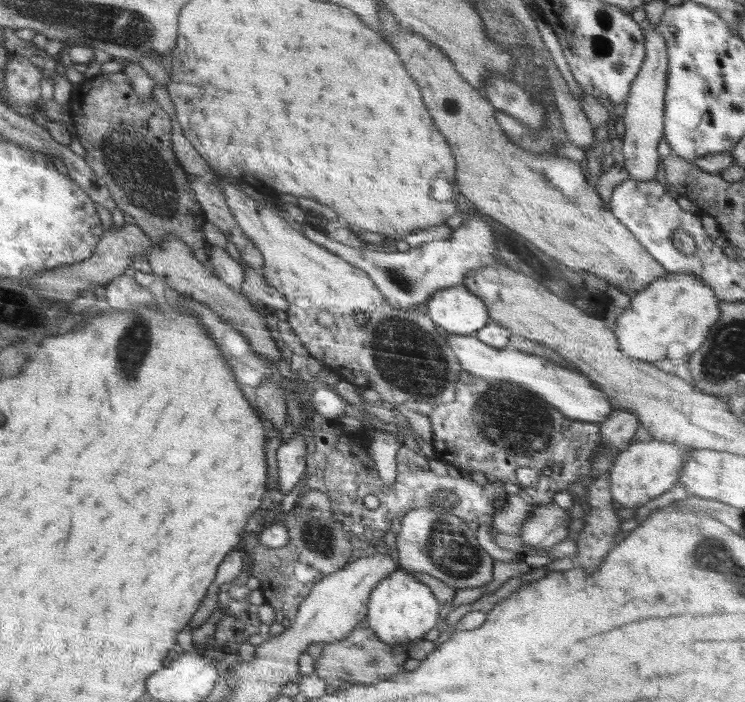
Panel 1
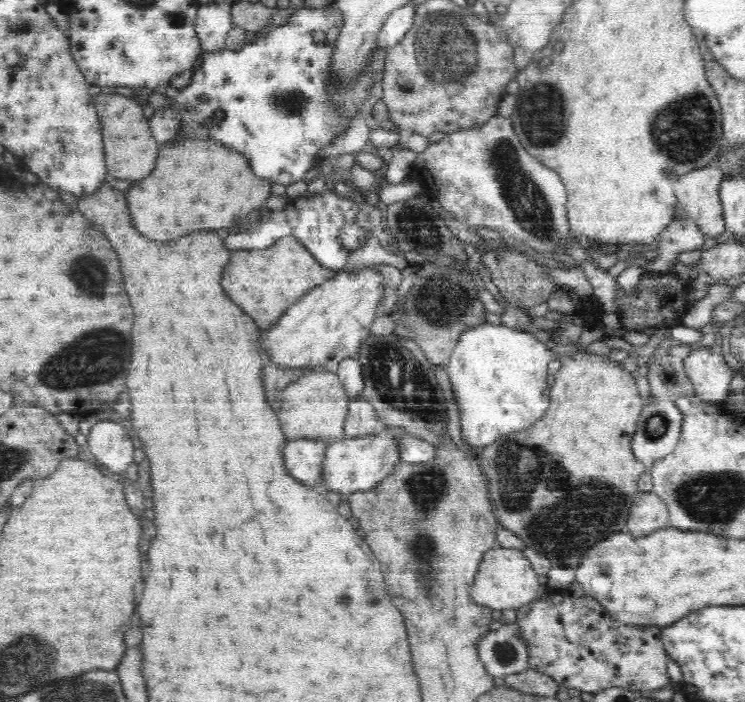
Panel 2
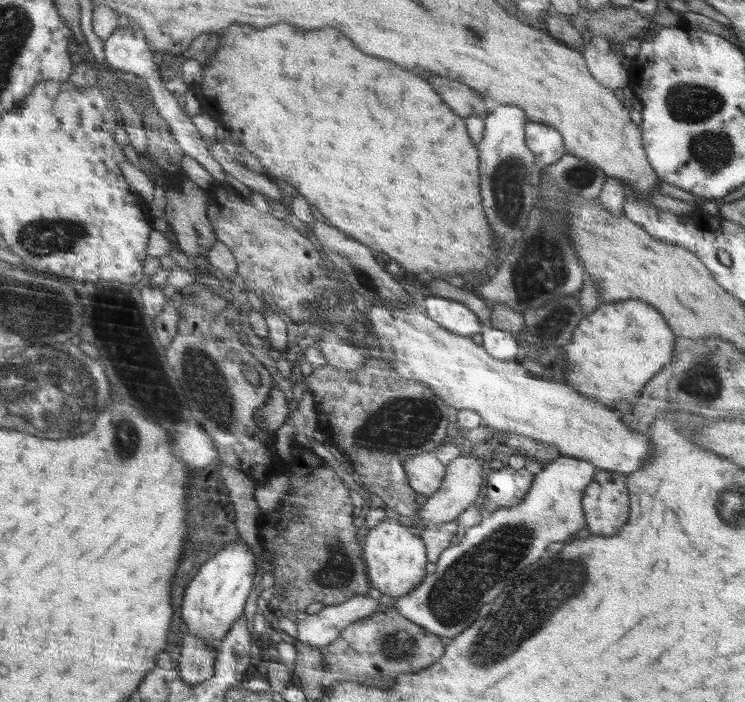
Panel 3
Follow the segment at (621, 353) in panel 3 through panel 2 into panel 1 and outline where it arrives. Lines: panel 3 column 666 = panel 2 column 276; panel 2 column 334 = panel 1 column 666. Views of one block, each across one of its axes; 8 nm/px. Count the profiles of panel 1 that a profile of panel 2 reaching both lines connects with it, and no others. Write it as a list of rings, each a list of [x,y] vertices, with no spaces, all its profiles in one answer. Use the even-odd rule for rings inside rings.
[[[669,273],[631,297],[629,306],[617,318],[614,333],[622,352],[632,358],[649,363],[666,360],[675,365],[686,365],[708,338],[713,324],[721,318],[720,301],[699,276]]]

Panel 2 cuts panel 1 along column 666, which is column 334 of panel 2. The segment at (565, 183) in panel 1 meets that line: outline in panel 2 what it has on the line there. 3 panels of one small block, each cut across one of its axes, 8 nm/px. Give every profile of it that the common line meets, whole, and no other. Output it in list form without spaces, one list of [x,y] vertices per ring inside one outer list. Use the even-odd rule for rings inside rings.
[[[284,236],[268,248],[232,250],[222,280],[224,292],[228,292],[228,296],[232,296],[232,300],[236,300],[236,304],[240,304],[240,308],[244,308],[244,312],[256,320],[258,328],[268,330],[268,324],[276,324],[290,304],[331,279],[337,272],[324,268],[295,236]]]

